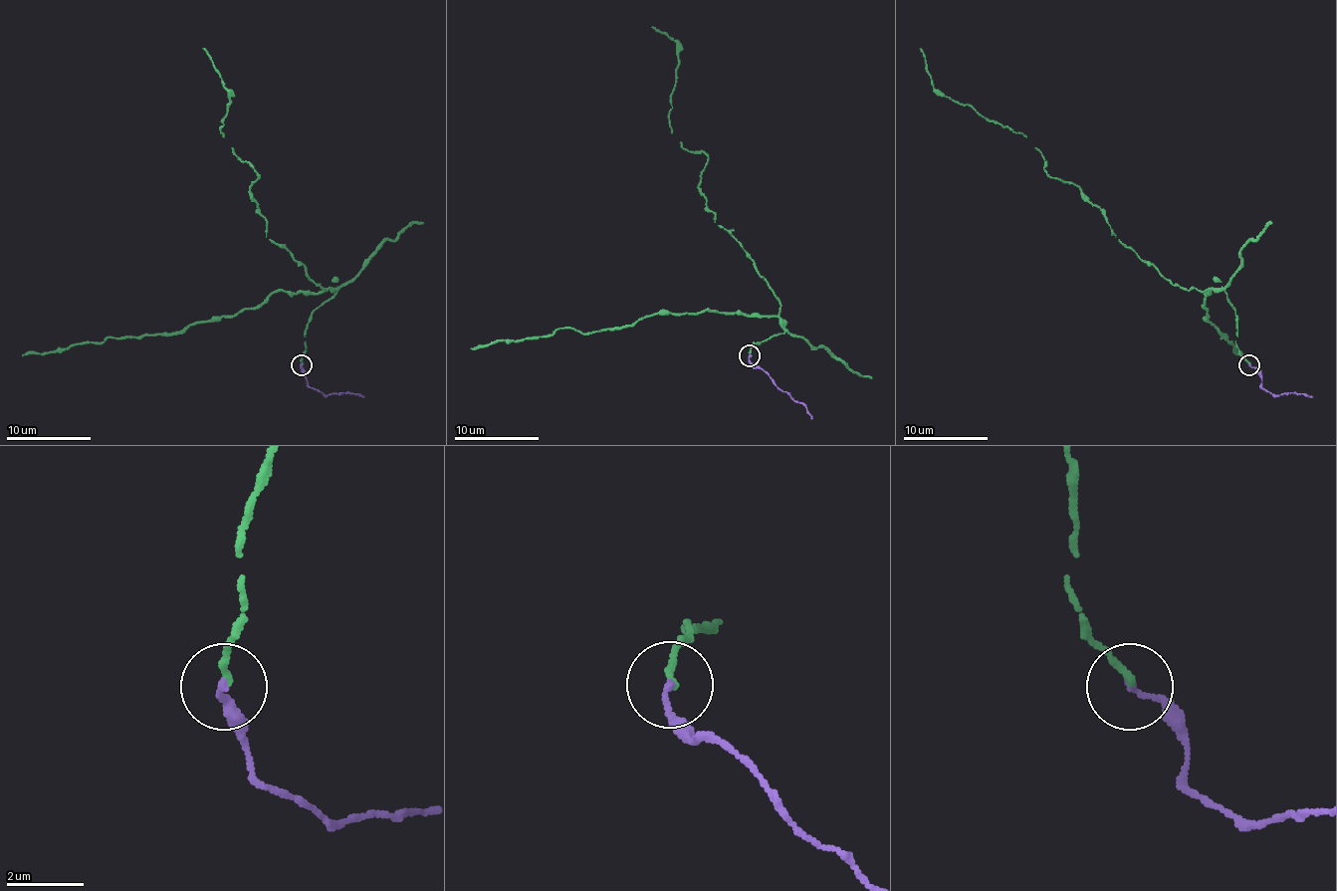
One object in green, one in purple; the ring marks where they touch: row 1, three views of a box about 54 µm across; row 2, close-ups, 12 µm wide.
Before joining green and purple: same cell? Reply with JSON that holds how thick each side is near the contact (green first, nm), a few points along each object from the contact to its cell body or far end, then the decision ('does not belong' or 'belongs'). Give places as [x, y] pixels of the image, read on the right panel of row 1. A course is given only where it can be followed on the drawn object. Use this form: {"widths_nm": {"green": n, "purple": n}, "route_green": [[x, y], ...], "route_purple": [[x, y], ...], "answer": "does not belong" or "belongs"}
{"widths_nm": {"green": 180, "purple": 160}, "route_green": [[1249, 365], [1225, 292], [1180, 287], [1148, 264], [1082, 192], [1050, 177], [1020, 132], [938, 93], [921, 48]], "route_purple": [[1249, 365], [1270, 393], [1302, 393], [1313, 397]], "answer": "belongs"}

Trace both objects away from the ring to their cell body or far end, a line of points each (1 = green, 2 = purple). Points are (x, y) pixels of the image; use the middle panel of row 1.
1: (750, 356), (783, 331), (779, 301), (714, 223), (708, 156), (669, 127), (678, 45), (650, 28)
2: (750, 356), (748, 360), (807, 409), (811, 420)

